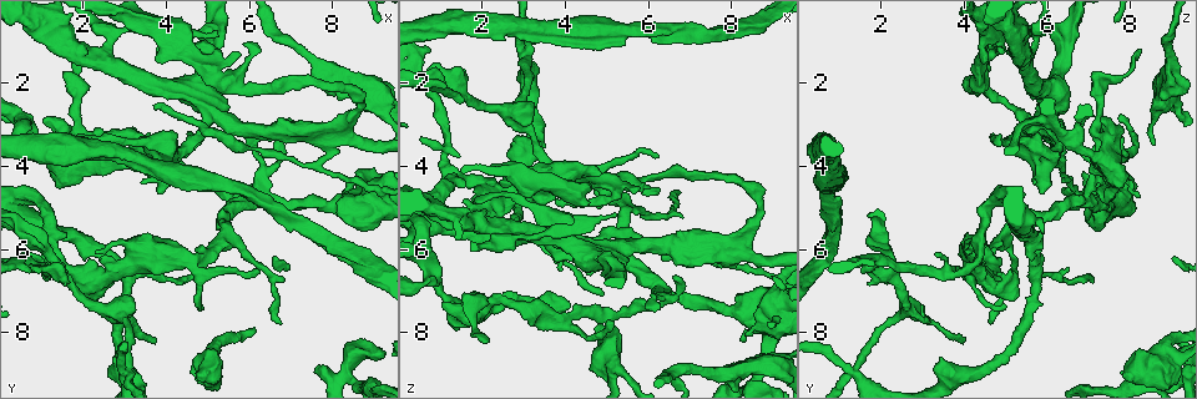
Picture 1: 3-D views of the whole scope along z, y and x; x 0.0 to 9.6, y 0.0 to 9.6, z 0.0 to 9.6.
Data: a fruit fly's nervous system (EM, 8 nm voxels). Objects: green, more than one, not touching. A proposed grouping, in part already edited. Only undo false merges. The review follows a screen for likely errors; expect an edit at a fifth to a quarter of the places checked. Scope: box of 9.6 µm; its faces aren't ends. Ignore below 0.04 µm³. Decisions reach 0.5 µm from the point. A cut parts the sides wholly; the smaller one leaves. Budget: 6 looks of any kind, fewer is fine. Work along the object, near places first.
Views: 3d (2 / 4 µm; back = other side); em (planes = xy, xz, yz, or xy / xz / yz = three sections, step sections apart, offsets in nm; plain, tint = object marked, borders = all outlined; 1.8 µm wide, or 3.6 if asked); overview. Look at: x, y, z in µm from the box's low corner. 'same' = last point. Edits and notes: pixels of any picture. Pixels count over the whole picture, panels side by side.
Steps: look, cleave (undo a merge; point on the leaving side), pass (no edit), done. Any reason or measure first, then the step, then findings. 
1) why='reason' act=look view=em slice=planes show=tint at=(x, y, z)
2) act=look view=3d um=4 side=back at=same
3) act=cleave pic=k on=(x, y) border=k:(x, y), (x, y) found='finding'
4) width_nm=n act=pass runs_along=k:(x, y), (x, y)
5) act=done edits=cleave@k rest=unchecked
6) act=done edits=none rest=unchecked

why='four or more arms meet' act=look view=3d um=2 at=(3.05, 9.00, 1.45)

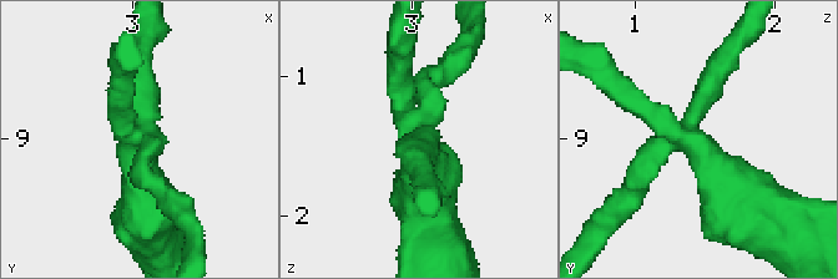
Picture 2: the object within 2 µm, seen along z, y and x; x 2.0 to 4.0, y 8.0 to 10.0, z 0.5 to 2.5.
arms=4 why='now the EM' act=look view=em slice=planes show=tint at=(3.06, 9.00, 1.42)

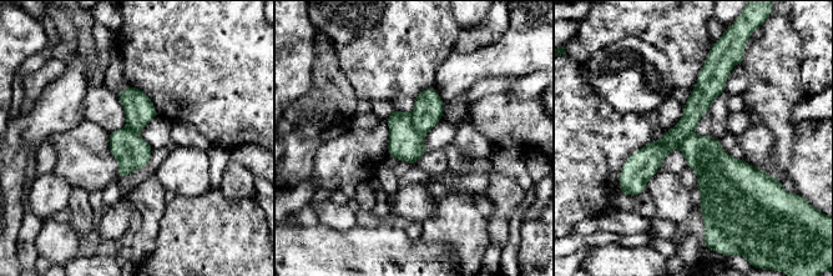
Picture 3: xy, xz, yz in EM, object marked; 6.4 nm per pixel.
act=cleave pic=3 on=(405, 144) border=3:(409, 115), (413, 126), (424, 134) found='a second cell is stuck on'

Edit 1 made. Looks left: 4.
act=look view=overview

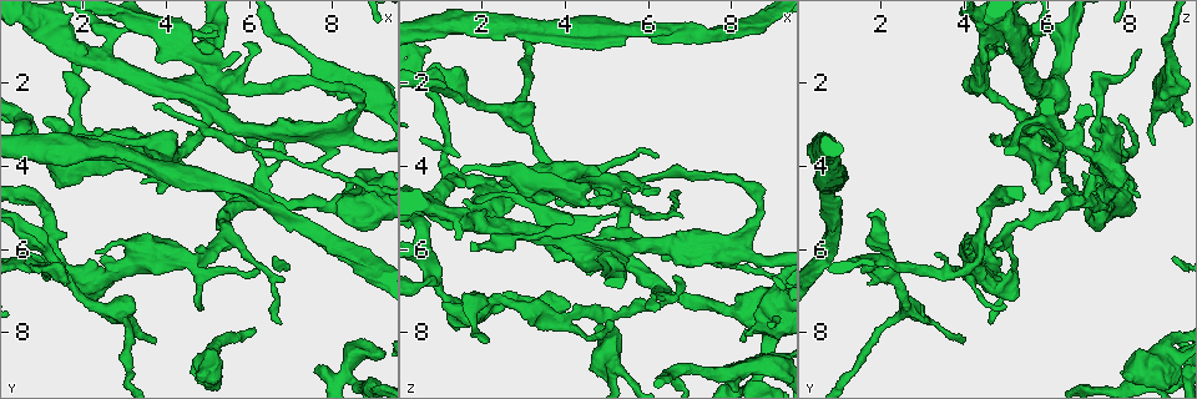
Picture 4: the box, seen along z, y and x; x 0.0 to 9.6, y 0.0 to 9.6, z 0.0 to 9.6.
why='arms part here' act=look view=3d um=4 at=(1.55, 6.70, 2.35)

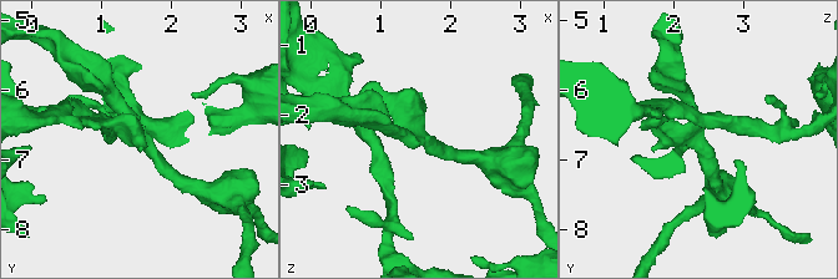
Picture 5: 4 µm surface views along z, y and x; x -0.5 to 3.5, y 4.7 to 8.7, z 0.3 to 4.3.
why='now the EM' act=look view=em slice=planes show=tint at=(1.65, 6.70, 2.35)

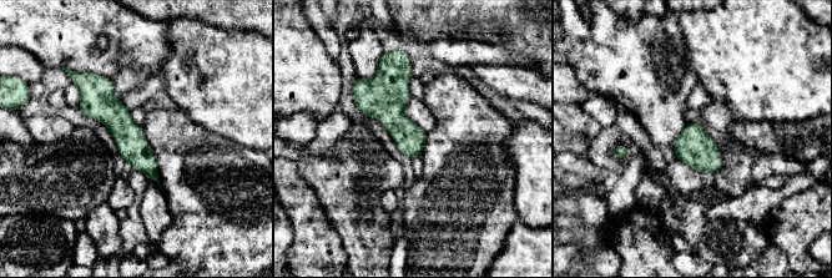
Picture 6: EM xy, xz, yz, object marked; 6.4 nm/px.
act=pass found='all the same cell'

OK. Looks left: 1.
act=done edits=cleave@3 rest=unchecked

